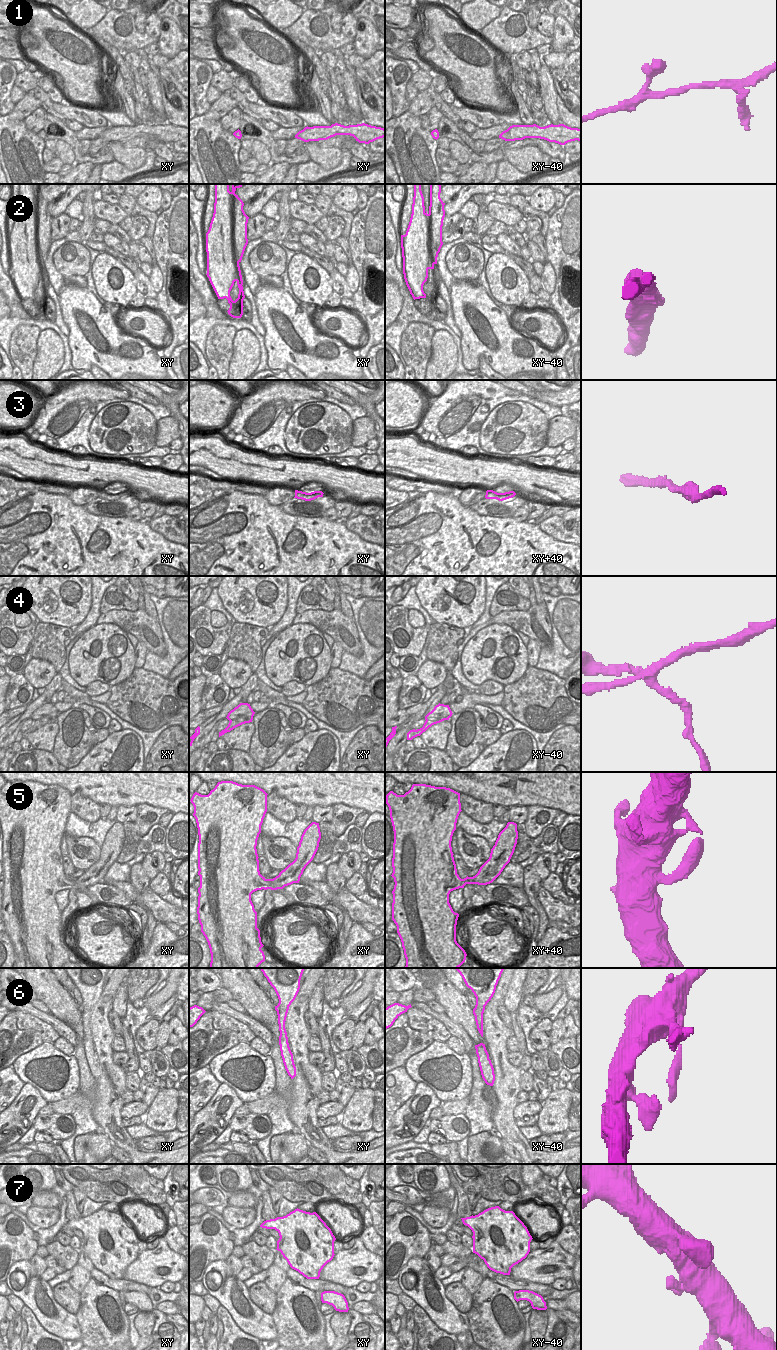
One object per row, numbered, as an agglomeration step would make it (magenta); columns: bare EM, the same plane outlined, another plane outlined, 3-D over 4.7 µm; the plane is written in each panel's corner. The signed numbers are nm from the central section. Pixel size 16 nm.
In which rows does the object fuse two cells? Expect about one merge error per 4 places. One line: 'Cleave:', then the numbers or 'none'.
Cleave: 4

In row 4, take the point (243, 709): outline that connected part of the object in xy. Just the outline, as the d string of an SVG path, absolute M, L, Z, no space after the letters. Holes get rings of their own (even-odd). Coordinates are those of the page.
M240 703L237 707L231 710L228 715L227 719L229 721L235 720L242 716L254 716L255 712L251 708L250 704L248 703Z

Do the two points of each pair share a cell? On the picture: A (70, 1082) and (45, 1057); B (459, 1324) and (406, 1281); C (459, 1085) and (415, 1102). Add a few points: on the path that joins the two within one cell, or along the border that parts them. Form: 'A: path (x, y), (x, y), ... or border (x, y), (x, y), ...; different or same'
A: path (70, 1071), (68, 1061), (62, 1055), (56, 1054); same
B: path (446, 1311), (423, 1288), (419, 1288); same
C: border (417, 1082), (426, 1084), (442, 1102); different

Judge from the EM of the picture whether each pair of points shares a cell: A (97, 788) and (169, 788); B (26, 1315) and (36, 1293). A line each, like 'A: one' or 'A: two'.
A: one
B: two

